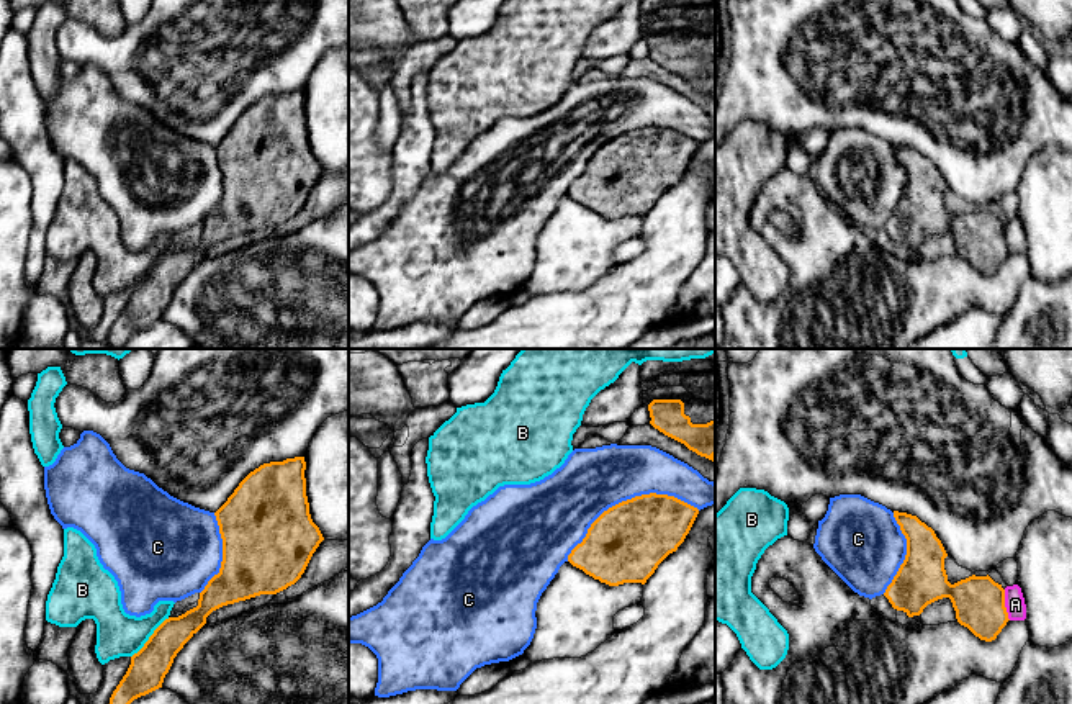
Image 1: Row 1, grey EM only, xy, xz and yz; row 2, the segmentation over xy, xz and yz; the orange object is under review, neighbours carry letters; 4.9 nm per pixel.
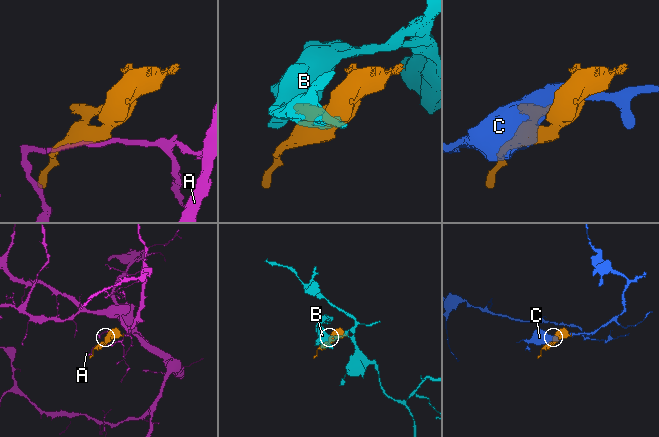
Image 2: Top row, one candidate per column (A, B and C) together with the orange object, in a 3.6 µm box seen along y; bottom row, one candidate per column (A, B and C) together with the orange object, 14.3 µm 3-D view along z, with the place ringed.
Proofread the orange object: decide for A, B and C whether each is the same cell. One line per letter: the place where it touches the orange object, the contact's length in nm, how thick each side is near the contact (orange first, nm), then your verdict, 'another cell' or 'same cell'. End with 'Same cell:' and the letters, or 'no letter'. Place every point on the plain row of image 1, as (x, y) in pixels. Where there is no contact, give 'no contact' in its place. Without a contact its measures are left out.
A: yz (1004, 238) | 160 nm | 260/100 nm | another cell
B: xy (149, 270) | 280 nm | 180/220 nm | another cell
C: xz (627, 133) | 700 nm | 380/320 nm | another cell
Same cell: no letter

